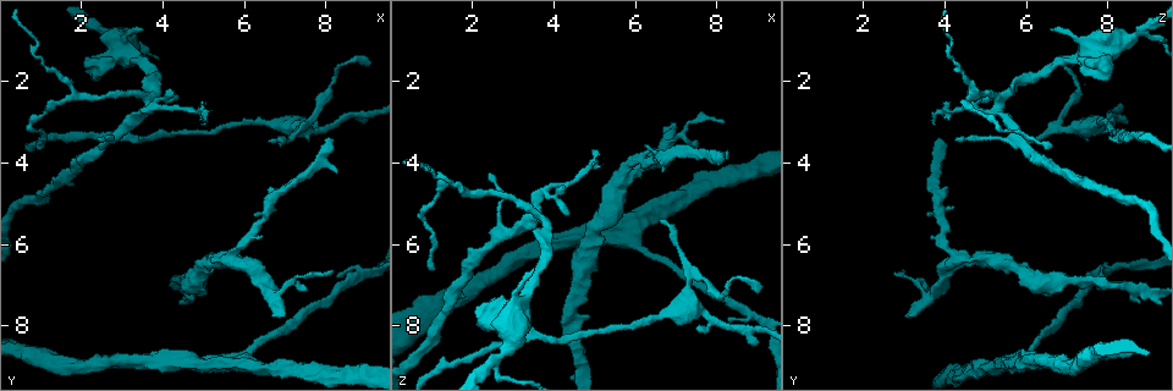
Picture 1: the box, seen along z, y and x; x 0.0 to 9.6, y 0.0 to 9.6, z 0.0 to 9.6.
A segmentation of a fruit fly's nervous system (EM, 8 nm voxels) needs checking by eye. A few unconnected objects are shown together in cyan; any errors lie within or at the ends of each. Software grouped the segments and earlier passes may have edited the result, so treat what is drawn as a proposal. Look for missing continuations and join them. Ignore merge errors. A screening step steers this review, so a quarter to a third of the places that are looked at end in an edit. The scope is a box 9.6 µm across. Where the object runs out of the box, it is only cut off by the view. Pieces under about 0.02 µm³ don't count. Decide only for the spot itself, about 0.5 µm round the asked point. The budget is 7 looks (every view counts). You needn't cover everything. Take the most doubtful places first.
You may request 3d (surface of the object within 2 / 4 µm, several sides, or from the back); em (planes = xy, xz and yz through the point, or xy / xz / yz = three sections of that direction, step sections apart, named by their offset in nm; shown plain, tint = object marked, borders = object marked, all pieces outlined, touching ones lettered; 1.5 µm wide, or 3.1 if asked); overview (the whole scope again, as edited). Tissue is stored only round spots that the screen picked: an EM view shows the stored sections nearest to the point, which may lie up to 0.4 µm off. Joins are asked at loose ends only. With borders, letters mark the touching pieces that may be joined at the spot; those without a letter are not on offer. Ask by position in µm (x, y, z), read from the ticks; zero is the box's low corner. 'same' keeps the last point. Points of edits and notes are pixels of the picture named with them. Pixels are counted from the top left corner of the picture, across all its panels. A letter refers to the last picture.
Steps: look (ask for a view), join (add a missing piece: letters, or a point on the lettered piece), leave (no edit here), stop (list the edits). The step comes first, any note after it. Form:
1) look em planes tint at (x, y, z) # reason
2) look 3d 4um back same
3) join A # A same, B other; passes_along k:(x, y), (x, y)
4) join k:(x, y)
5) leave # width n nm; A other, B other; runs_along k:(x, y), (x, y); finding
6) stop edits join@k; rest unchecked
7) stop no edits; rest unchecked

look em planes plain at (8.15, 3.35, 3.85)

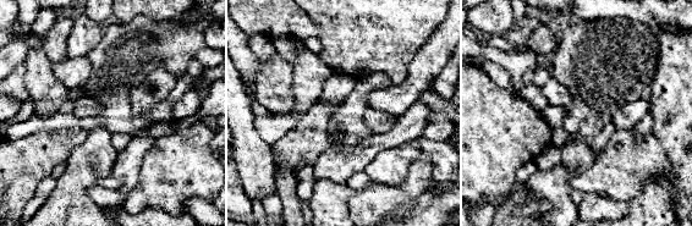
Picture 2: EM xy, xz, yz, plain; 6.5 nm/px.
look em planes borders same

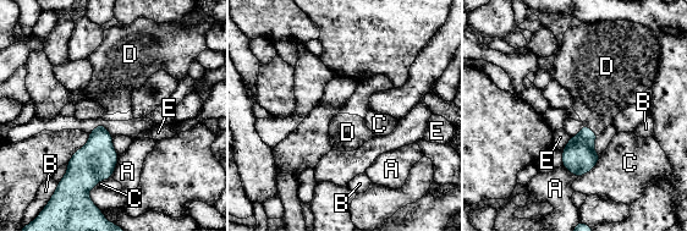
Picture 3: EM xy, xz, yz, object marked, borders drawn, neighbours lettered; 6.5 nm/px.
join D # longest_contact C 240 nm; A other, B other, C other, D same, E other; passes_along 3:(578, 158), (589, 128), (599, 92); the cell continues

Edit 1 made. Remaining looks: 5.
look overview # redraw

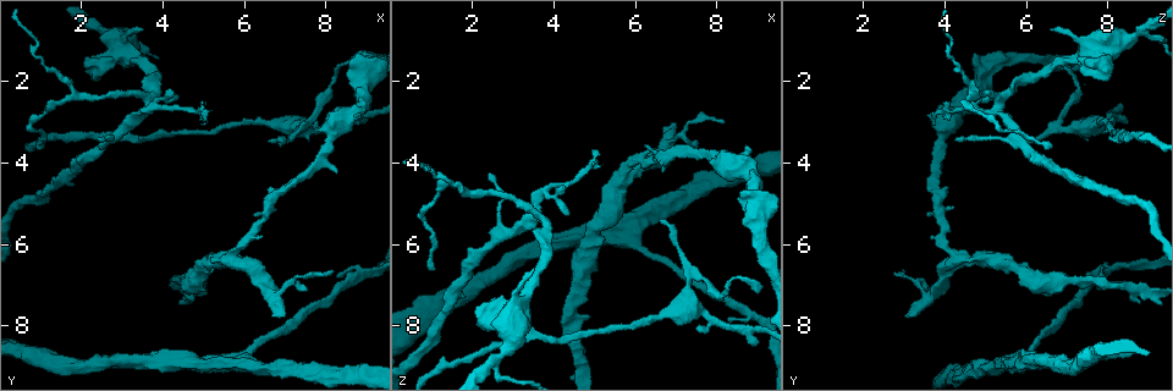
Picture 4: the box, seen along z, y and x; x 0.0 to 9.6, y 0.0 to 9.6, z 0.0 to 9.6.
look em xy step 4 borders at (7.60, 7.10, 3.60) # an open end

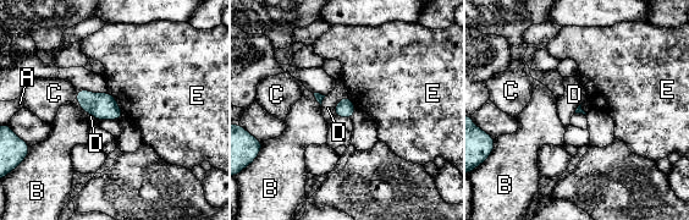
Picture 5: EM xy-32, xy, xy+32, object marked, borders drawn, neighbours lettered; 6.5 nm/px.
look em planes borders same # another direction

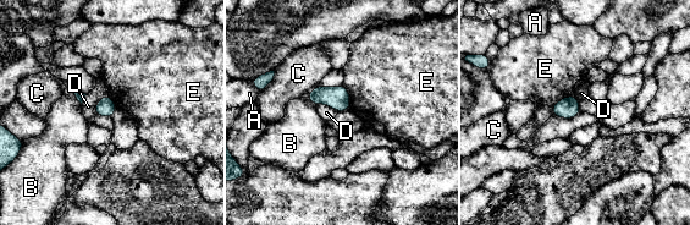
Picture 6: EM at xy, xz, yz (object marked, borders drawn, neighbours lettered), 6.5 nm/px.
leave # A other, B other, C other, D other, E other; none of them fits

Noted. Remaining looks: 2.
stop edits join@3; rest unchecked

